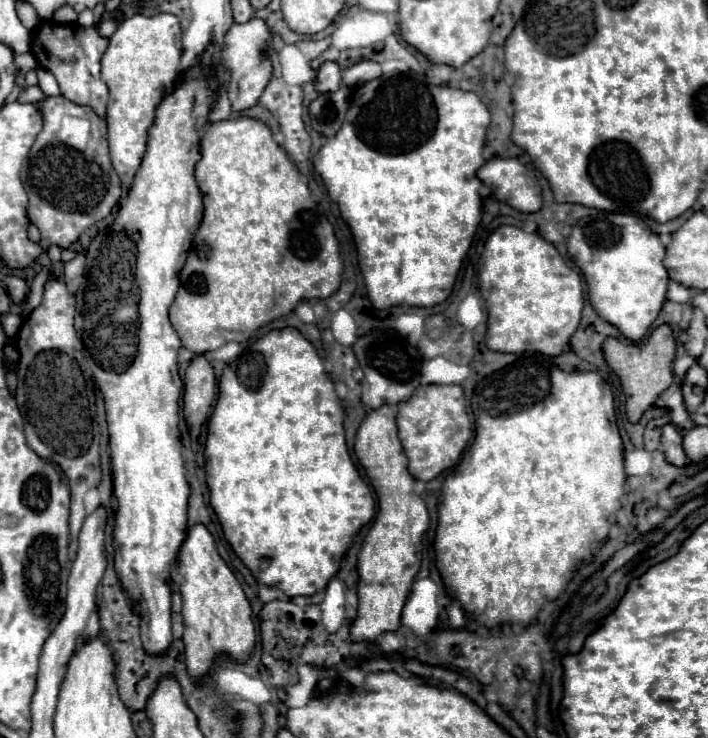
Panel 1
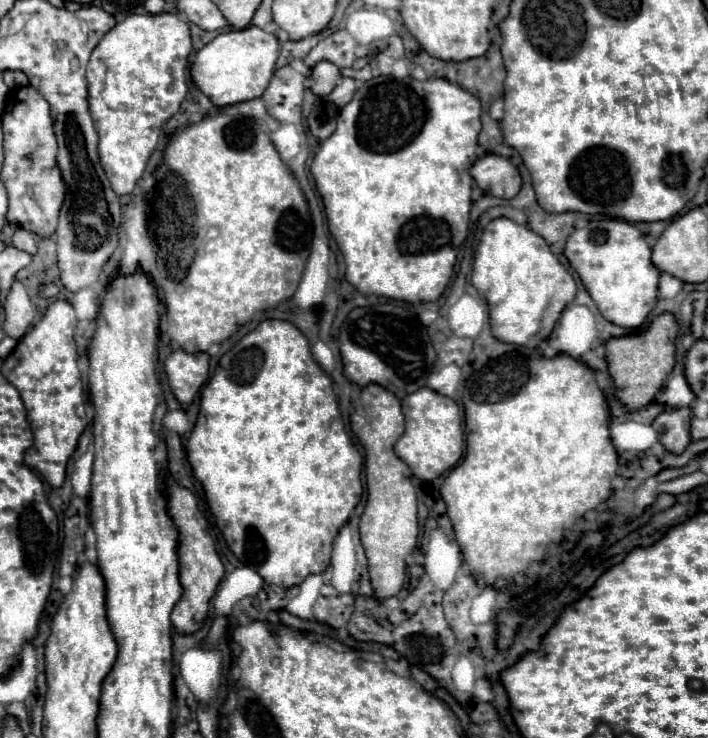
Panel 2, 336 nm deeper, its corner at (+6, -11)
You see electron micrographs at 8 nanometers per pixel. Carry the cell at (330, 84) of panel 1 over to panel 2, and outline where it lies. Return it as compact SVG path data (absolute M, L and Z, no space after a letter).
M323 60L319 62L315 68L313 68L313 74L309 78L309 90L317 96L325 96L329 94L337 82L341 80L341 74L339 74L339 68L333 66L331 62Z

